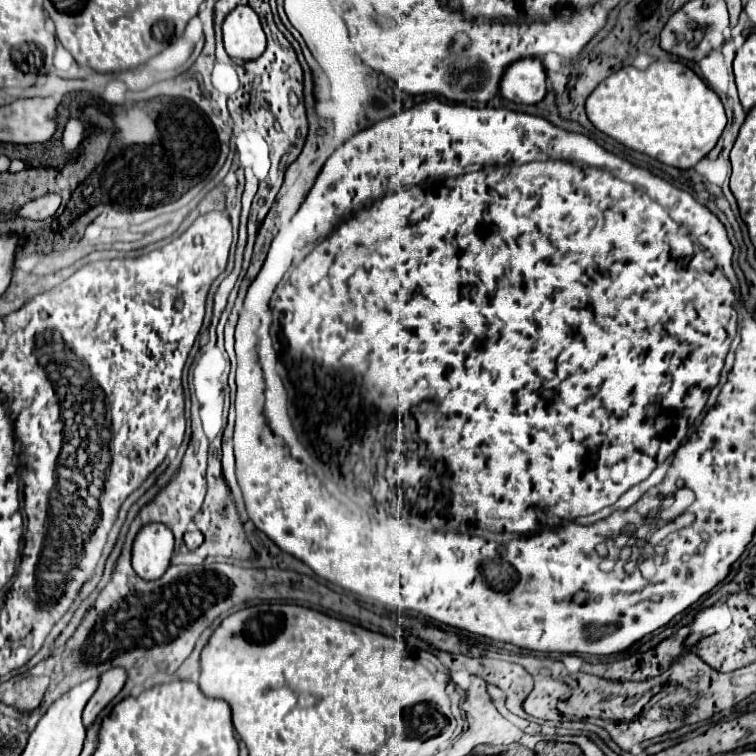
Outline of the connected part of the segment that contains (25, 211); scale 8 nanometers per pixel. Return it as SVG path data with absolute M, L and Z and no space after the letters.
M47 193L47 195L41 195L33 201L29 201L25 207L21 207L19 211L15 211L15 217L27 217L27 219L47 219L51 217L57 207L61 203L61 197L59 193Z

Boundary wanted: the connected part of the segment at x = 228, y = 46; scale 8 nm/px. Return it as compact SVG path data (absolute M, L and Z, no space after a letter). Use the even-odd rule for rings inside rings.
M239 5L223 23L225 51L231 59L251 61L265 51L265 33L257 13L249 5Z

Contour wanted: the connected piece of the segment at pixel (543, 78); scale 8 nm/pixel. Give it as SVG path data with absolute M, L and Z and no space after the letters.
M519 59L511 63L503 73L499 93L515 103L539 103L547 93L547 73L541 59Z

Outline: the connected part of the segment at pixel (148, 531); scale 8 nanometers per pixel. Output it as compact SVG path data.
M147 523L133 541L133 569L143 579L159 579L173 555L173 533L163 523Z

